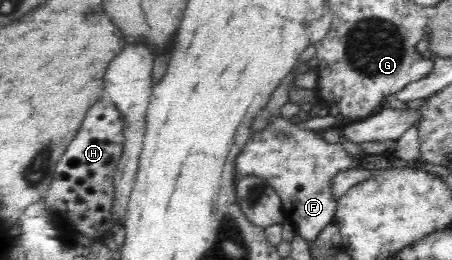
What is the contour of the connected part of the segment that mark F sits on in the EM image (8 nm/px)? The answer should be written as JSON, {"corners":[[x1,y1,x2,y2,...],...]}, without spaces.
{"corners":[[274,117,271,124,266,125,259,133,252,132,249,141,239,152,235,164,235,180,240,180,242,176,253,174,267,180,282,201,282,211,288,218,296,234,307,242,314,240,320,230,334,220,337,211,337,200,332,195,331,182,339,172,360,168,360,158,348,154,340,143,330,144,320,137,319,132,315,132,301,125,293,125,290,120,282,117]]}

